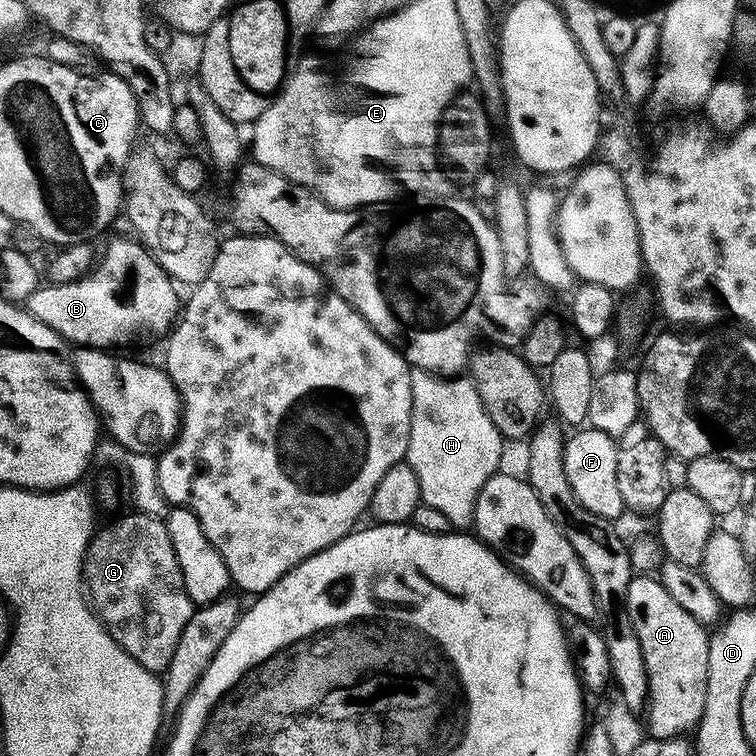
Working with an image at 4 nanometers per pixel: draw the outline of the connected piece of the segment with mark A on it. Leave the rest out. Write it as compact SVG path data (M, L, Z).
M652 574L633 575L626 606L630 622L640 639L642 658L648 671L648 702L646 705L646 732L653 740L674 740L685 735L684 731L695 729L700 723L706 706L706 662L708 661L709 629L700 624L686 610L678 606L659 579Z

